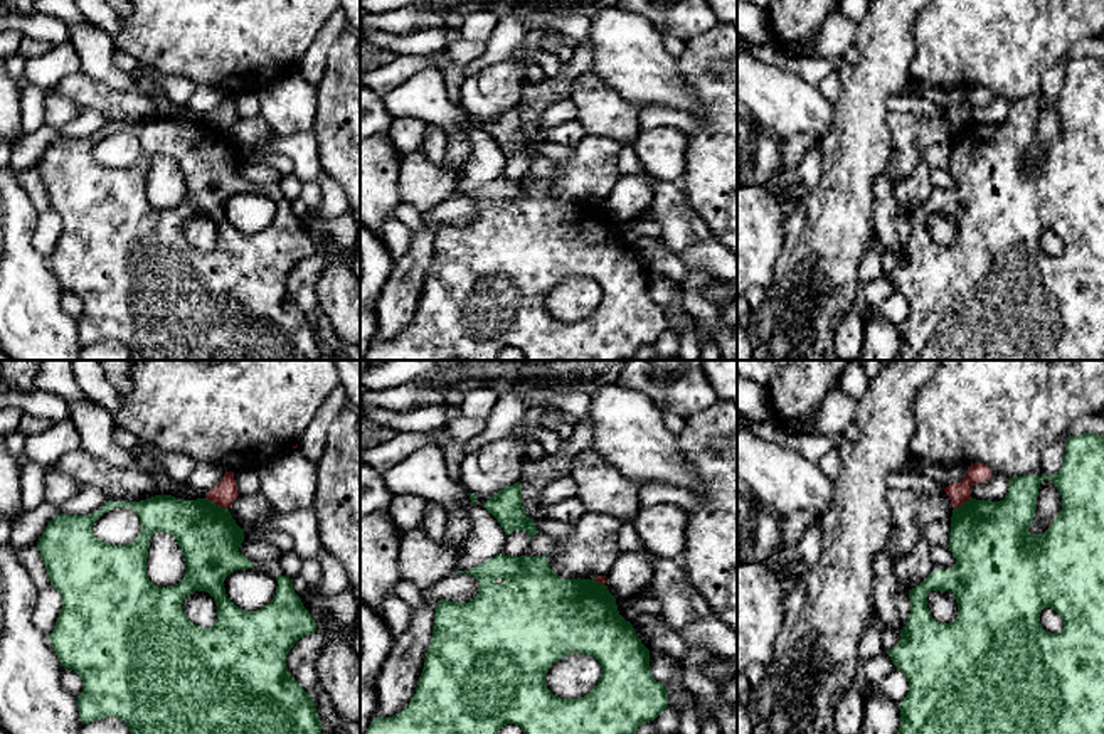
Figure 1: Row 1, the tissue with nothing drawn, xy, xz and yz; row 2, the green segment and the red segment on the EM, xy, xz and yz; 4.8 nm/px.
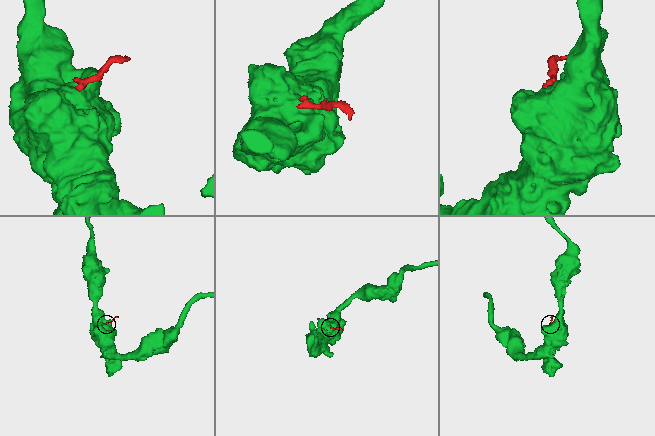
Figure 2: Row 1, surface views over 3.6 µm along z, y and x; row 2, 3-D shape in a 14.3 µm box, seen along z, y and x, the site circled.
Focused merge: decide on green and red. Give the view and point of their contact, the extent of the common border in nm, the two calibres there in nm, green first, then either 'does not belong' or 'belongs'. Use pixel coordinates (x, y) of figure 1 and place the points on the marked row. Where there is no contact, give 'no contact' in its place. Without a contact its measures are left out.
xy (217, 505) | 130 nm | 300/110 nm | belongs

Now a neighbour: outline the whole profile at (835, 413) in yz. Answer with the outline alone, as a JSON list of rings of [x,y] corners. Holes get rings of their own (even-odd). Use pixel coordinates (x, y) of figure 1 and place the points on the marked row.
[[[840,389],[831,391],[813,414],[813,433],[841,436],[853,423],[857,402],[857,399]]]

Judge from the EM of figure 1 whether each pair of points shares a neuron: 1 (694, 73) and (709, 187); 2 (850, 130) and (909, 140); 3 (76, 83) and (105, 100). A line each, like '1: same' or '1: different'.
1: same
2: different
3: same

